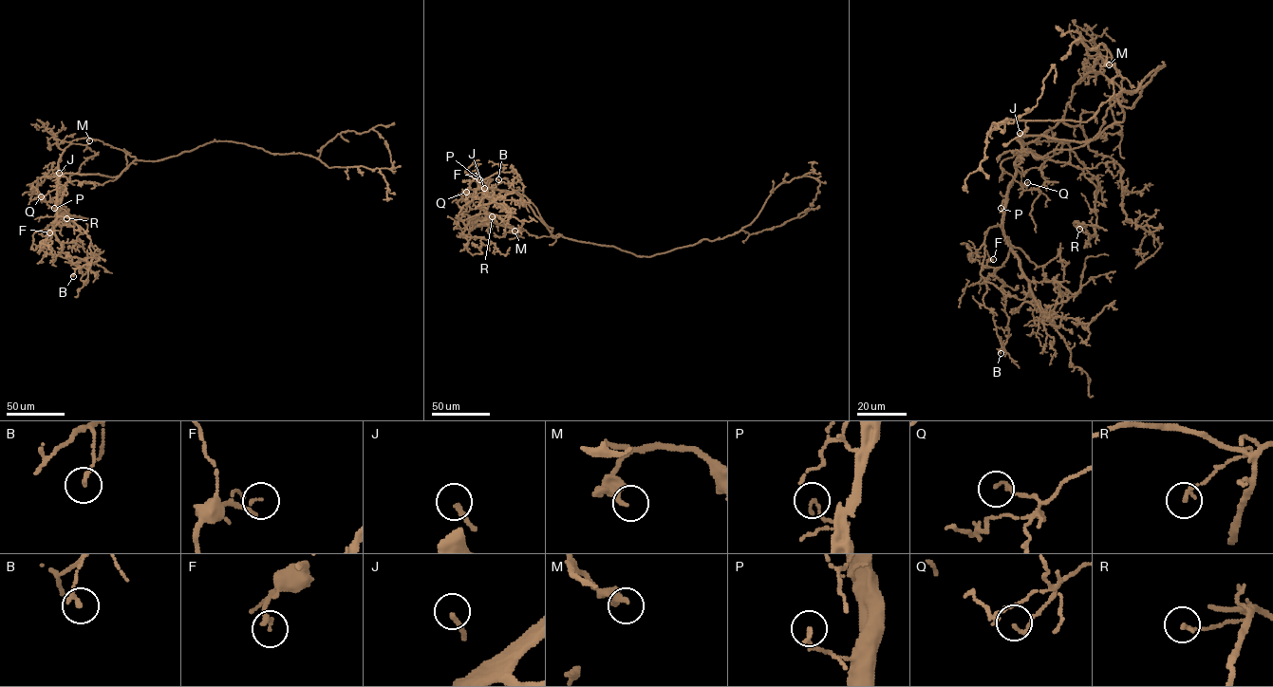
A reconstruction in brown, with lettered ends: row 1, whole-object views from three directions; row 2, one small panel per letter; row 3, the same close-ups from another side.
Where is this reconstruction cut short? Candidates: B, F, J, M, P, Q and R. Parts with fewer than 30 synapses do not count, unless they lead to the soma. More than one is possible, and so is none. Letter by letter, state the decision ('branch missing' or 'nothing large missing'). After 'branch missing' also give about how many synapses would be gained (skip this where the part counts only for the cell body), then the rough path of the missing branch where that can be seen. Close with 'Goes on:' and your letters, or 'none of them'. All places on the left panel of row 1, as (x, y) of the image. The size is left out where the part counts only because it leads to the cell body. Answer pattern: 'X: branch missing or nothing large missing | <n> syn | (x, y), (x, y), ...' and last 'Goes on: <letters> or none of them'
B: nothing large missing
F: nothing large missing
J: branch missing
M: nothing large missing
P: nothing large missing
Q: nothing large missing
R: nothing large missing
Goes on: J

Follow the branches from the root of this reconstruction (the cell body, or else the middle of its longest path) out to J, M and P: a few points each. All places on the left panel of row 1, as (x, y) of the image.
J: (179, 154), (157, 160), (134, 160), (116, 176), (59, 173)
M: (179, 154), (157, 160), (140, 160), (102, 141), (89, 140)
P: (179, 154), (157, 160), (134, 160), (116, 176), (64, 173), (57, 183), (57, 209), (54, 208)

